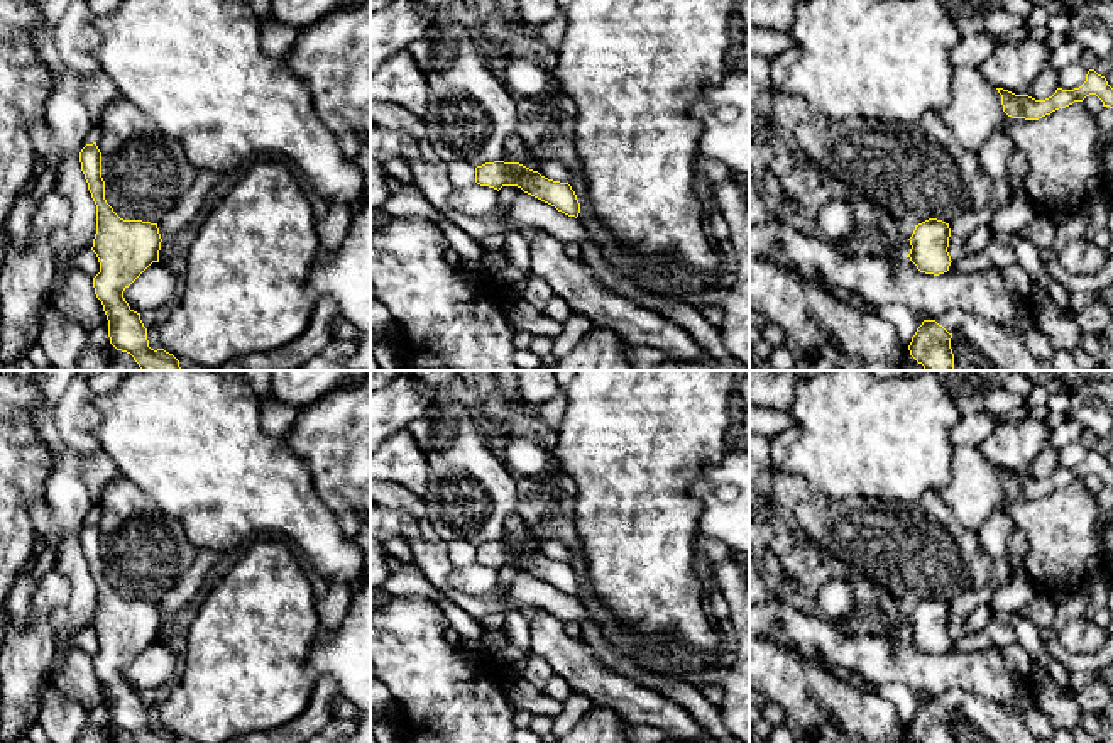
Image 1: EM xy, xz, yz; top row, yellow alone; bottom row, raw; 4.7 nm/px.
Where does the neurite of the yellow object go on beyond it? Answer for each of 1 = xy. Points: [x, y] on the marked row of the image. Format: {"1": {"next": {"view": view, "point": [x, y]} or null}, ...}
{"1": {"next": null}}

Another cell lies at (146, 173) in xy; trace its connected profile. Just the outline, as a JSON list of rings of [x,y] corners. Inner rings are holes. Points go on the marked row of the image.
[[[123,96],[103,110],[96,125],[107,203],[123,220],[159,223],[191,188],[198,169],[179,142]]]

